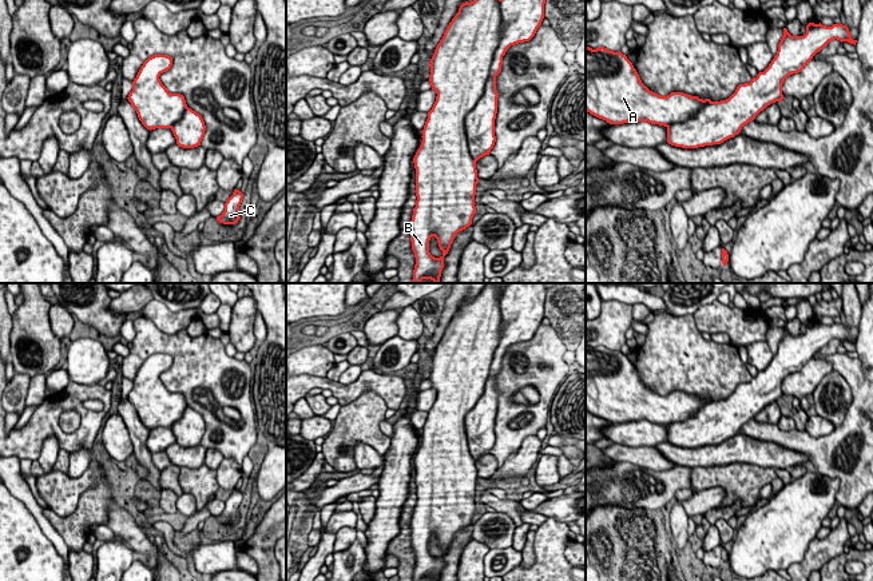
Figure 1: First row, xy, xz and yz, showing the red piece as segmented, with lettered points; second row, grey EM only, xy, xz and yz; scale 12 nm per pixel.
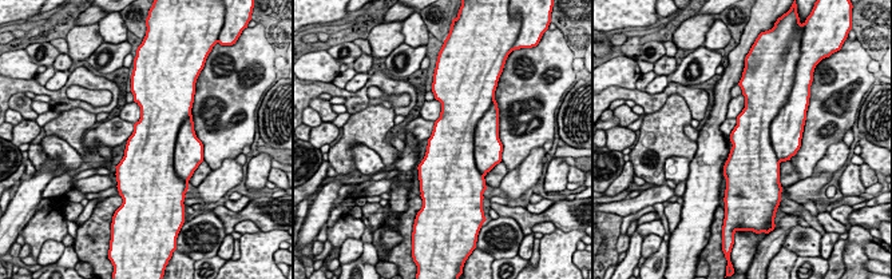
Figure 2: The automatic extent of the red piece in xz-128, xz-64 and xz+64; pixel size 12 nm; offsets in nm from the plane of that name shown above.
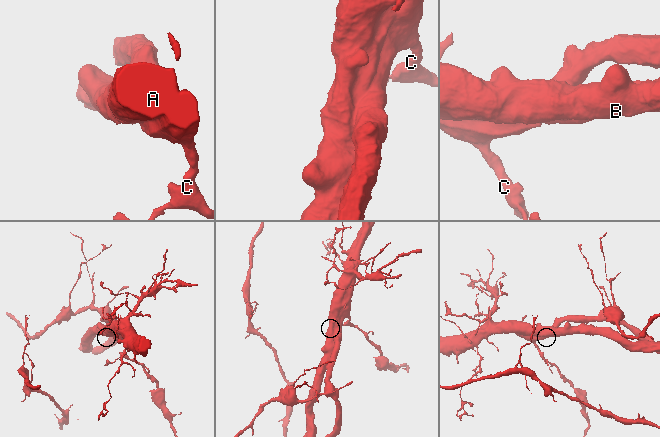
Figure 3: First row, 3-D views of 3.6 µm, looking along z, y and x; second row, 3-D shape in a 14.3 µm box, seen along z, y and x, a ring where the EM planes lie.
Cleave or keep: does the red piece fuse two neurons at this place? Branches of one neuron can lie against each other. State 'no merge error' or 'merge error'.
merge error

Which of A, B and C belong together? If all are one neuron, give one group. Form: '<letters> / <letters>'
A B / C

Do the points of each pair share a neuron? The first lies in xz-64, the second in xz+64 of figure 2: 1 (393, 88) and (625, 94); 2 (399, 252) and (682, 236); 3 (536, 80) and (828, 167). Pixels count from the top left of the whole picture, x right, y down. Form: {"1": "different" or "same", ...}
{"1": "same", "2": "different", "3": "different"}

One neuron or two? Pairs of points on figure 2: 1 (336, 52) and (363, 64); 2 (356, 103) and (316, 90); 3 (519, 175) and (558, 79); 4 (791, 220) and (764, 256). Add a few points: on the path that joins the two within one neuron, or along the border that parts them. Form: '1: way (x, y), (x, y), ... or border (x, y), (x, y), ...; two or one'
1: way (343, 47), (356, 59); one
2: way (347, 95), (325, 88); one
3: border (542, 146), (535, 147), (508, 171); two
4: way (781, 230), (768, 247); one

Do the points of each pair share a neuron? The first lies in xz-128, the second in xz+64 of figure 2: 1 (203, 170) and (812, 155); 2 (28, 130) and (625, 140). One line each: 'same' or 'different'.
1: different
2: same

